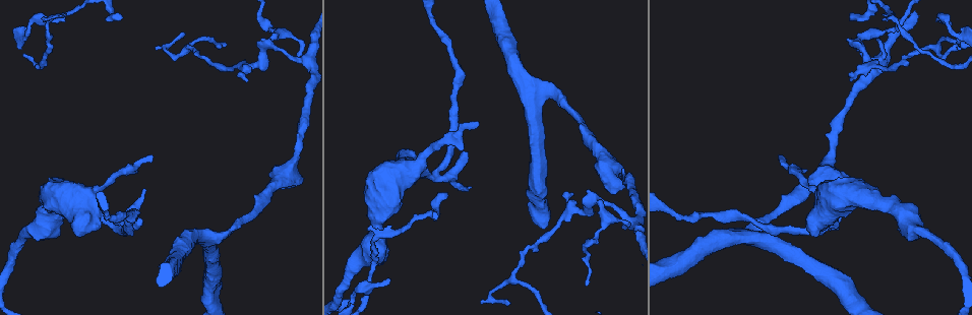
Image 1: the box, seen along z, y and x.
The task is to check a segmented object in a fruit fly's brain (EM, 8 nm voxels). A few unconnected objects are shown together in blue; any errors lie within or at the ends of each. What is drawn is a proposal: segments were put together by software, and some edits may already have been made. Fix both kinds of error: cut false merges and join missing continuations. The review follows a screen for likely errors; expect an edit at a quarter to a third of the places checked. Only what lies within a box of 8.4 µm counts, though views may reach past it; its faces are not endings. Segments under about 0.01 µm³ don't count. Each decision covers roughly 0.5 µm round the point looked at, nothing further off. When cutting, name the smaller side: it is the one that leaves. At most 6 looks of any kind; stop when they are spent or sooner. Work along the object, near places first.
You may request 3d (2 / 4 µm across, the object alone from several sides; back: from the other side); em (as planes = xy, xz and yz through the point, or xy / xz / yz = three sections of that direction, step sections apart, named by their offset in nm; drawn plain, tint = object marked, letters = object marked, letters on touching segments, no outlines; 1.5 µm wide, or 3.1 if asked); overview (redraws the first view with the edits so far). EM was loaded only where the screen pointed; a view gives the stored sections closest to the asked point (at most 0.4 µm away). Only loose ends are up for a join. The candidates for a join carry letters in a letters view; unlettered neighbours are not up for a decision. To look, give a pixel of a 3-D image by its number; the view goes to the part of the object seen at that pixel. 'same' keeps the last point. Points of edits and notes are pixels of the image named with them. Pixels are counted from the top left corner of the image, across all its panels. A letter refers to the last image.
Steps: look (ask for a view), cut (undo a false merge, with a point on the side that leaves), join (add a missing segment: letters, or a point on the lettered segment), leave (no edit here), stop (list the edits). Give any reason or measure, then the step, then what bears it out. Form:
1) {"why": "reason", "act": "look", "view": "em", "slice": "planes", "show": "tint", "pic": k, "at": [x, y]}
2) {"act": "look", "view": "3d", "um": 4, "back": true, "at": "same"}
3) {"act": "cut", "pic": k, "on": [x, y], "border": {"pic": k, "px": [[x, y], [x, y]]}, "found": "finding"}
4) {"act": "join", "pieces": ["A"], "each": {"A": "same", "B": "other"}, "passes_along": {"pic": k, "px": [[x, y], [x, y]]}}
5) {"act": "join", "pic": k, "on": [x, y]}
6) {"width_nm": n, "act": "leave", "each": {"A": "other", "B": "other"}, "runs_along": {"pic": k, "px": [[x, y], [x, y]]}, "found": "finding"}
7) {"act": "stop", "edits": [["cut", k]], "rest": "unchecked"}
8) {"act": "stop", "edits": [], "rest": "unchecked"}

{"why": "calibre changes", "act": "look", "view": "em", "slice": "xz", "step": 4, "show": "tint", "pic": 1, "at": [634, 223]}

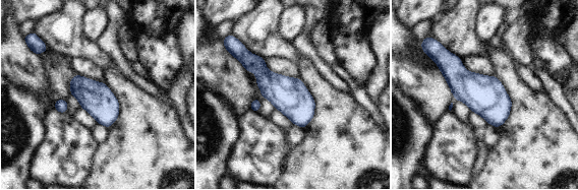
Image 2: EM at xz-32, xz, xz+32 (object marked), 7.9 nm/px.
{"why": "see the neighbours", "act": "look", "view": "em", "slice": "xz", "step": 4, "show": "letters", "at": "same"}

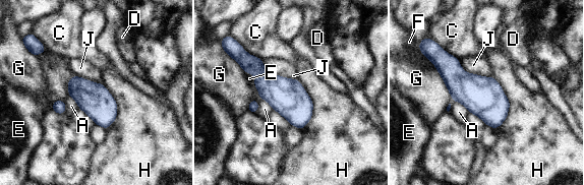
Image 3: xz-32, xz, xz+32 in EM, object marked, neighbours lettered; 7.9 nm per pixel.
{"act": "leave", "each": {"A": "other", "C": "other", "D": "other", "E": "other", "F": "other", "G": "other", "H": "other", "J": "other"}, "border": {"pic": 3, "px": [[492, 76], [509, 102], [495, 129]]}, "found": "one neuron here"}

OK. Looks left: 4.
{"why": "an open end", "act": "look", "view": "3d", "um": 4, "pic": 1, "at": [571, 195]}

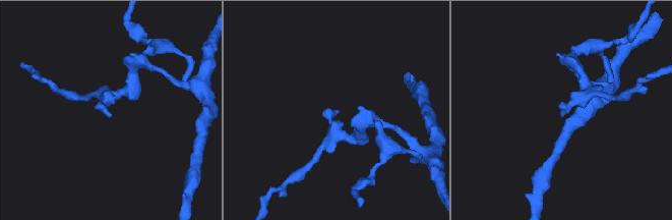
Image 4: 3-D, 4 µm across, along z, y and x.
{"act": "look", "view": "em", "slice": "planes", "show": "letters", "pic": 4, "at": [562, 113]}

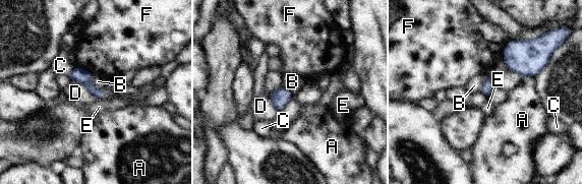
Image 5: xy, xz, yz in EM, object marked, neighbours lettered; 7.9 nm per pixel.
{"act": "leave", "each": {"A": "other", "B": "other", "C": "other", "D": "other", "E": "other", "F": "other"}, "border": {"pic": 5, "px": [[91, 74], [91, 82], [103, 90]]}, "found": "none of them fits"}

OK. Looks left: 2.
{"why": "branch stops here", "act": "look", "view": "3d", "um": 2, "pic": 1, "at": [477, 122]}

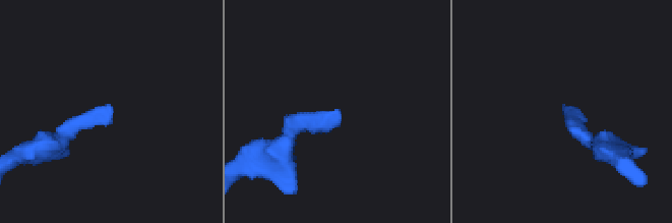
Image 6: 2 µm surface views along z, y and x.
{"act": "look", "view": "em", "slice": "xz", "step": 4, "show": "letters", "pic": 6, "at": [106, 109]}

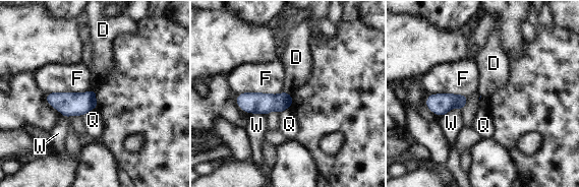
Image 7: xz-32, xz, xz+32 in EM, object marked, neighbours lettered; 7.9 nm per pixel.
{"longest_contact_nm": ["F", 360], "act": "leave", "each": {"D": "other", "F": "other", "Q": "other", "W": "other"}, "border": {"pic": 7, "px": [[284, 91], [238, 95]]}, "found": "no lettered segment goes on from it"}

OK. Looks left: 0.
{"act": "stop", "edits": [], "rest": "unchecked"}

